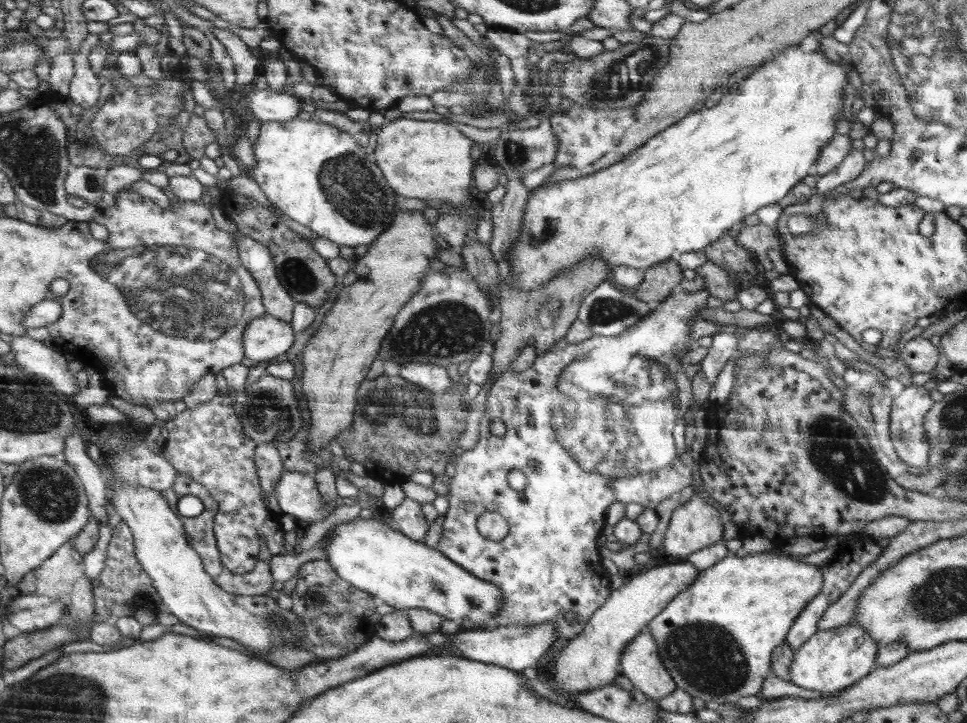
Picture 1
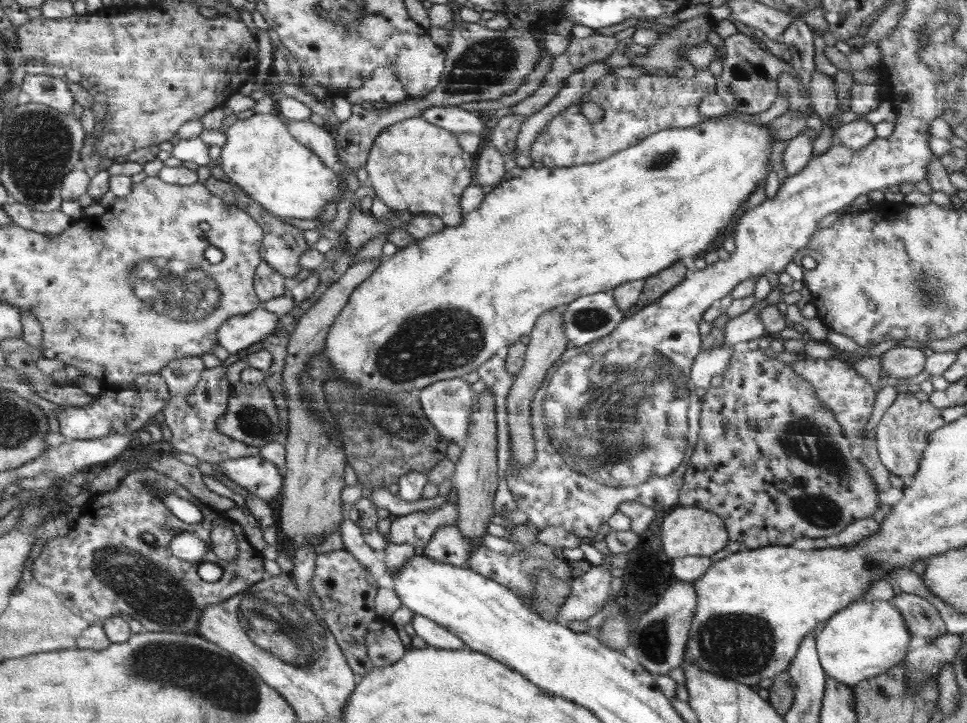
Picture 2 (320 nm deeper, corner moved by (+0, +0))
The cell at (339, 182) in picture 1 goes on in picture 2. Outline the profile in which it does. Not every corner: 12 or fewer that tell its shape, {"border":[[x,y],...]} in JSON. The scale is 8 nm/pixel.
{"border":[[271,113],[238,119],[217,163],[280,218],[317,219],[346,193]]}

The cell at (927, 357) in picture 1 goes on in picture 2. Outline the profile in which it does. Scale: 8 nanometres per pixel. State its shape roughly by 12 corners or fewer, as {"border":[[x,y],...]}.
{"border":[[895,346],[879,356],[894,378],[916,378],[927,357],[921,348]]}

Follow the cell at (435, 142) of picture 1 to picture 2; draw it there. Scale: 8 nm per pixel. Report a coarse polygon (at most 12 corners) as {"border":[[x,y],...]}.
{"border":[[420,116],[374,140],[386,206],[460,225],[474,156]]}

